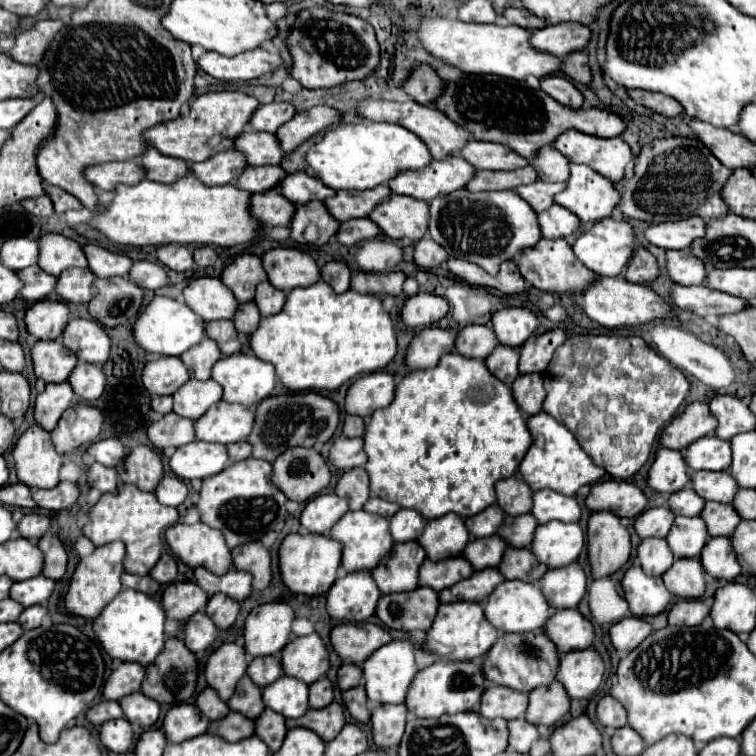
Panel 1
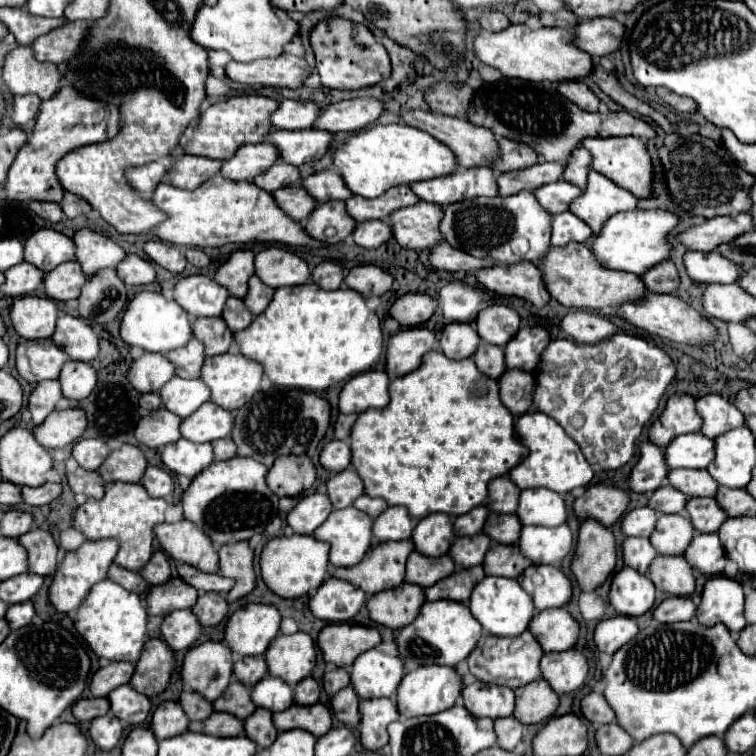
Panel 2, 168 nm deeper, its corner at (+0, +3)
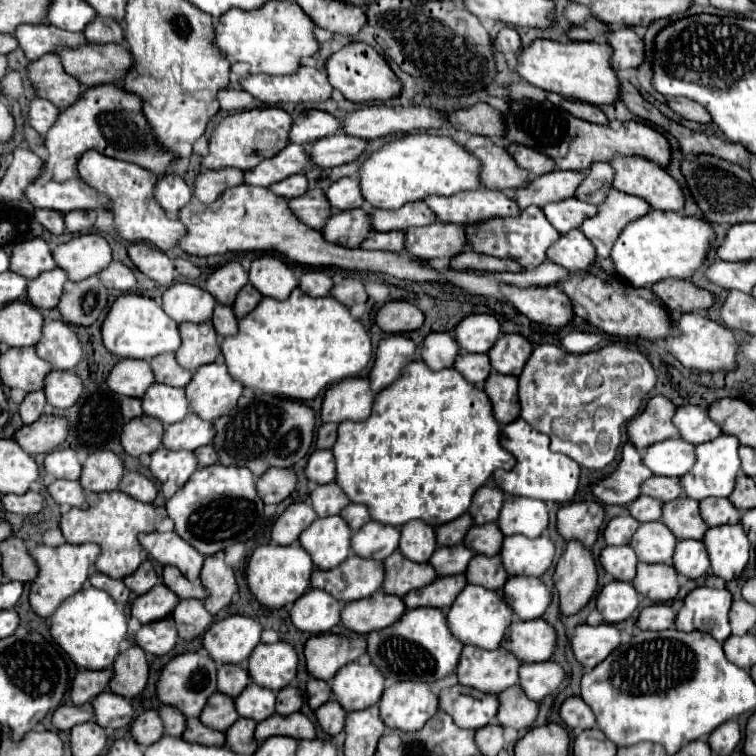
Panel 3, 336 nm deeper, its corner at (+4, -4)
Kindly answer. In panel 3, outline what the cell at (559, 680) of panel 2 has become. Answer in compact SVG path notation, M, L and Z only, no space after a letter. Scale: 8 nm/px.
M552 660L542 664L522 664L520 668L520 686L526 690L526 696L536 702L558 690L564 680L564 668Z

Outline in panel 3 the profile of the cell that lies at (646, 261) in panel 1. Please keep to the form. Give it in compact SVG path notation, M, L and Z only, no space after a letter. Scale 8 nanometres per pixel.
M668 278L662 282L656 282L650 286L652 292L662 300L662 304L672 312L704 312L706 308L712 306L712 294L706 290L696 288L688 280L678 280L678 278Z

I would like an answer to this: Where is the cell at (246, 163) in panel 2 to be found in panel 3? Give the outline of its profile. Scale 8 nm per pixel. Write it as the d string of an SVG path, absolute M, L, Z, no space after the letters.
M288 142L280 154L262 160L256 168L244 170L244 182L250 186L268 188L270 184L280 182L282 178L302 172L306 164L308 164L308 154L304 146Z

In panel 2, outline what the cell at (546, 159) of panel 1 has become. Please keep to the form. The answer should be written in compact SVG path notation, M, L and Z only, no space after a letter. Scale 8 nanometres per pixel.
M578 147L578 149L570 155L570 159L568 159L568 163L566 163L564 179L566 179L568 183L574 183L576 187L584 189L586 183L588 183L588 173L590 173L590 169L592 169L592 155L590 155L590 151L584 149L584 147Z

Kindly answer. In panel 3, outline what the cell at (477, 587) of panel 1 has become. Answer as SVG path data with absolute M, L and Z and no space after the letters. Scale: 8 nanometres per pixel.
M464 574L440 576L430 586L424 586L422 590L412 590L410 594L406 594L404 604L410 610L412 608L422 608L422 606L448 610L452 606L454 598L458 598L458 594L464 590L466 584L468 582L466 582Z

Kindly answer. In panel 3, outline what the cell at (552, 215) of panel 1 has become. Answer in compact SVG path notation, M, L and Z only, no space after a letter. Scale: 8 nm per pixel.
M574 228L574 230L562 234L548 248L548 260L552 260L554 264L558 264L570 272L578 272L596 260L596 252L594 252L594 246L590 244L590 240L578 228Z

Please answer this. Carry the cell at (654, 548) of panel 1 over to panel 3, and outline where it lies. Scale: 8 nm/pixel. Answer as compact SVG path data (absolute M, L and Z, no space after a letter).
M606 546L602 550L600 562L602 562L604 570L616 580L632 582L636 576L638 558L630 546Z

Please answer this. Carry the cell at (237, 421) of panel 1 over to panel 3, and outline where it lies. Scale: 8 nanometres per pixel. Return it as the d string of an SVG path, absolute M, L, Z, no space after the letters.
M194 412L188 414L182 422L166 426L162 444L170 450L196 450L214 440L214 426L198 418Z

